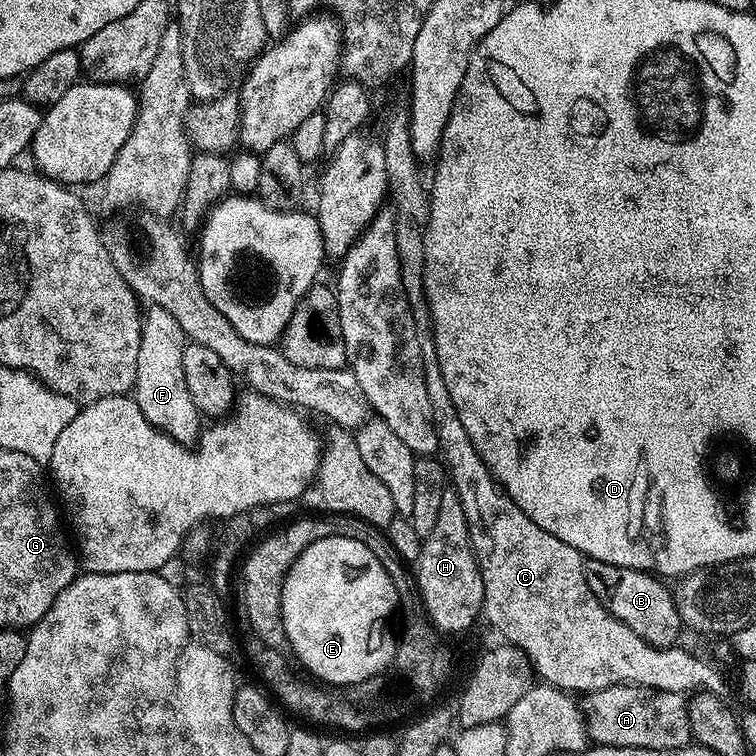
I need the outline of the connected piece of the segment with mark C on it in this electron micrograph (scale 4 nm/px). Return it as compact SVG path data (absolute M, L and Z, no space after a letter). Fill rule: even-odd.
M407 103L390 105L388 117L384 120L384 136L382 135L386 154L390 208L396 213L394 238L398 241L398 266L402 274L402 290L406 290L410 314L414 318L414 326L418 334L418 350L422 350L422 374L426 378L426 394L430 397L432 421L440 443L439 455L442 457L444 467L448 469L450 484L456 488L458 498L462 502L462 509L465 510L466 522L469 524L470 542L476 556L477 566L480 567L482 586L485 587L483 619L488 619L503 635L501 637L507 643L515 645L524 652L533 671L545 683L552 684L564 691L573 694L587 694L608 686L638 684L644 688L666 690L667 692L687 693L693 690L711 692L720 700L727 701L730 686L710 663L676 644L668 649L650 646L648 642L638 638L635 632L622 621L614 618L614 614L610 614L606 610L606 606L602 606L602 602L594 594L594 590L590 590L590 586L586 586L585 557L581 556L578 550L574 550L574 546L566 546L566 542L562 542L562 538L554 538L554 534L546 534L546 530L542 530L542 526L538 526L538 522L531 520L501 488L499 480L486 466L482 454L478 454L474 442L470 442L470 434L466 434L466 426L462 426L462 418L458 418L458 410L454 410L454 402L450 402L450 390L446 390L446 382L442 382L442 370L438 366L438 354L434 346L432 315L428 310L426 290L424 289L426 226L428 225L430 192L426 187L426 180L420 177L418 168L420 166L412 150L412 139L408 129L409 115L410 108Z

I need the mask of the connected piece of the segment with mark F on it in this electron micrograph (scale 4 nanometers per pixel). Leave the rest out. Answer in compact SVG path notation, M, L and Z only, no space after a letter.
M149 305L142 316L138 367L135 375L133 399L138 402L143 416L155 428L162 429L180 444L193 445L202 431L202 414L187 389L183 373L182 355L187 344L187 336L174 314L156 305Z

